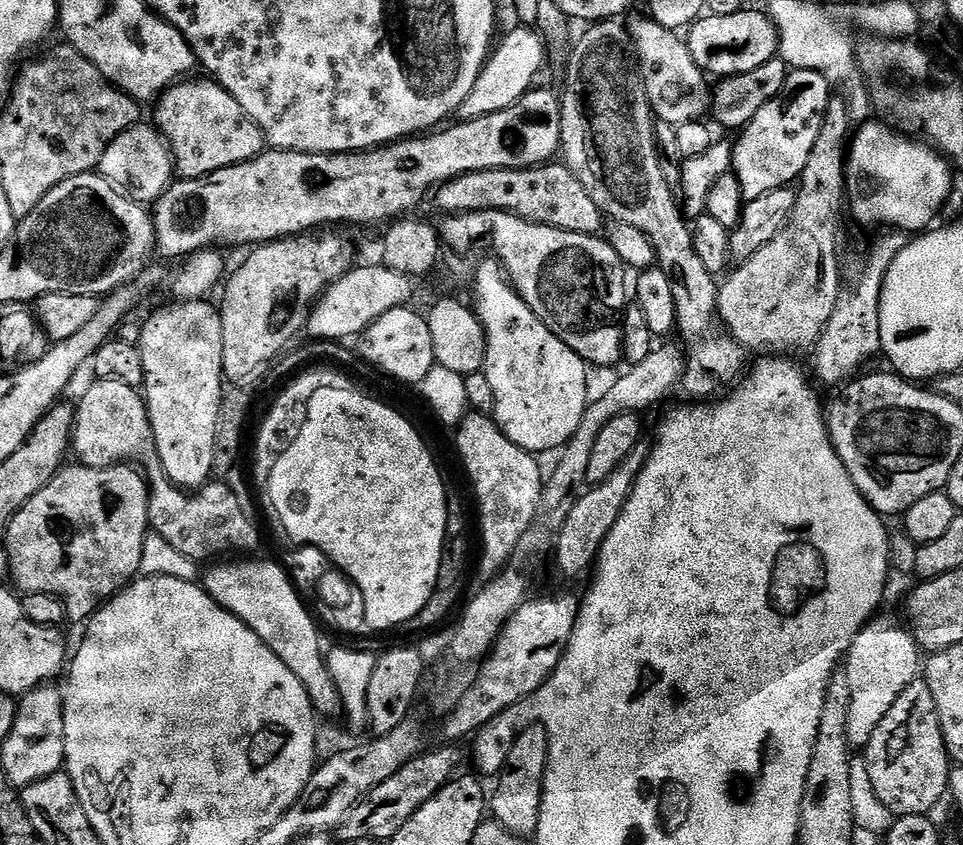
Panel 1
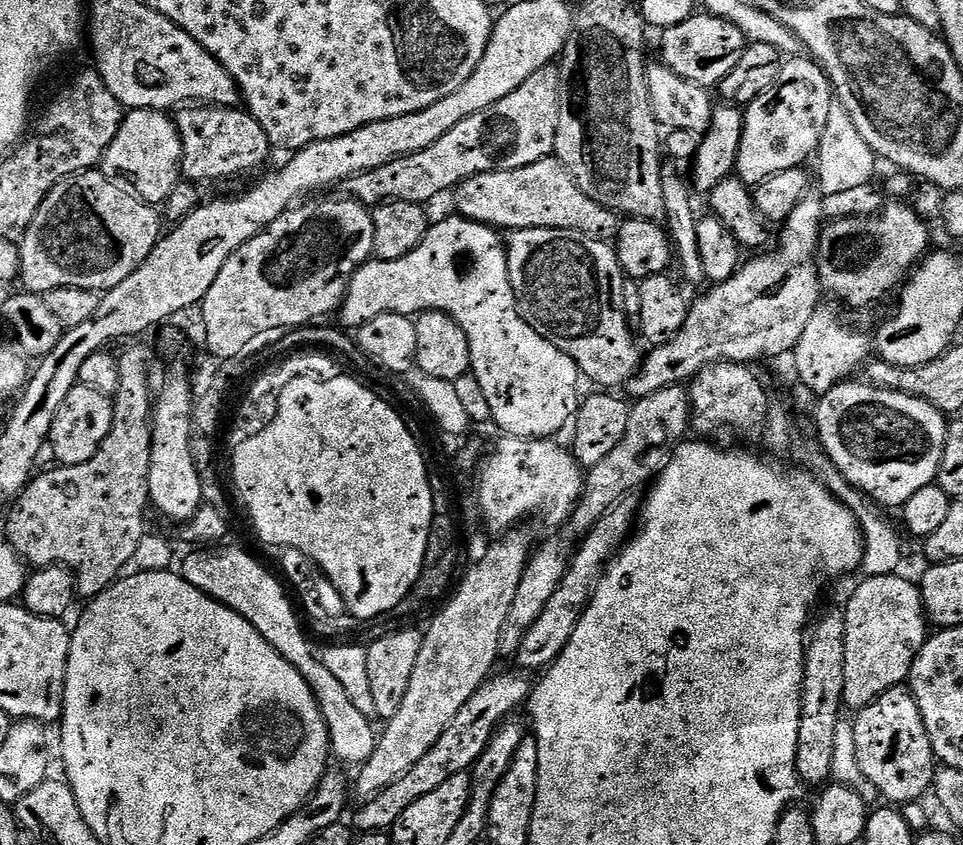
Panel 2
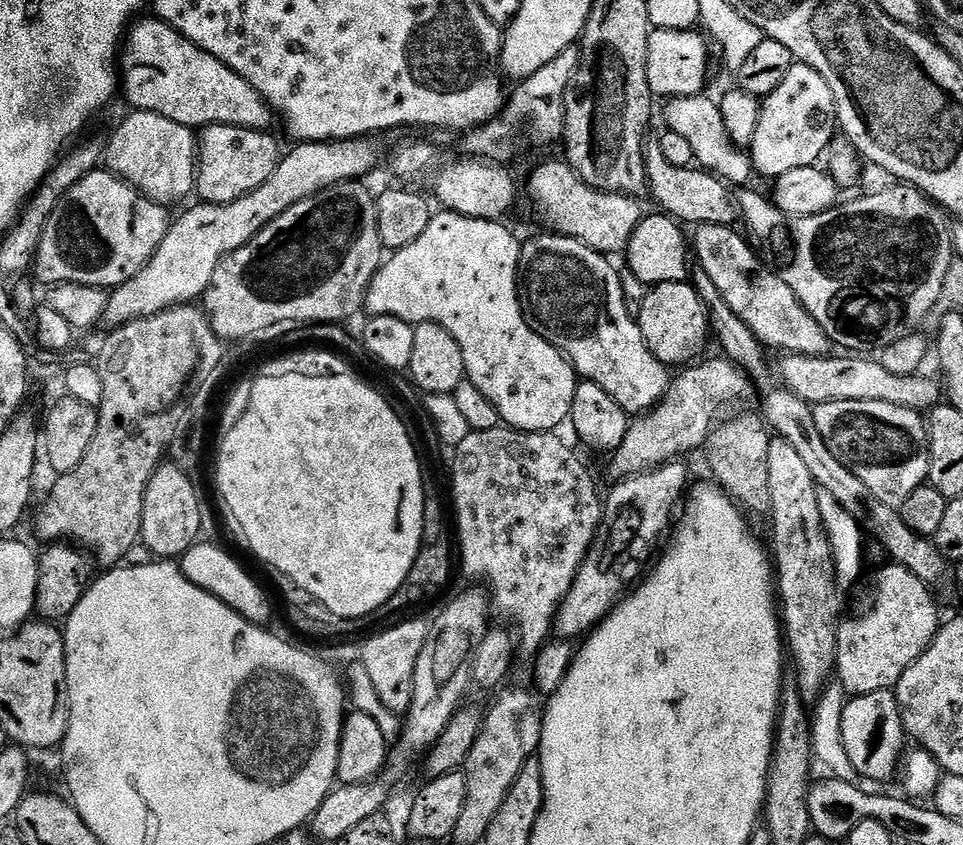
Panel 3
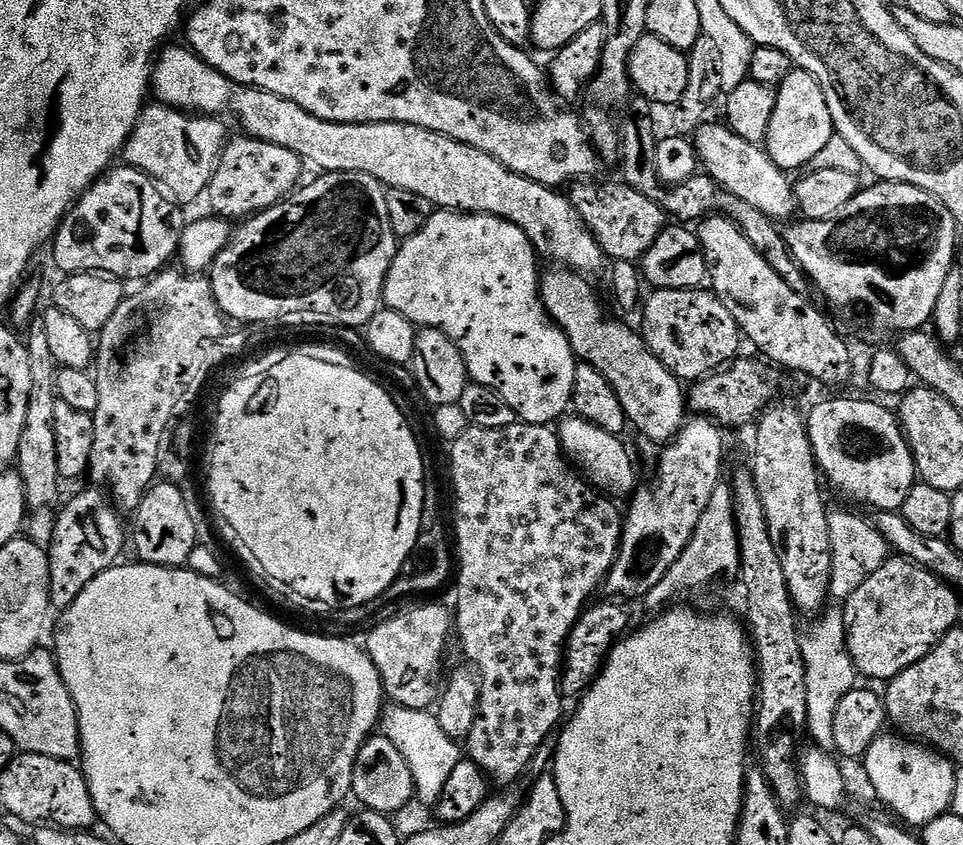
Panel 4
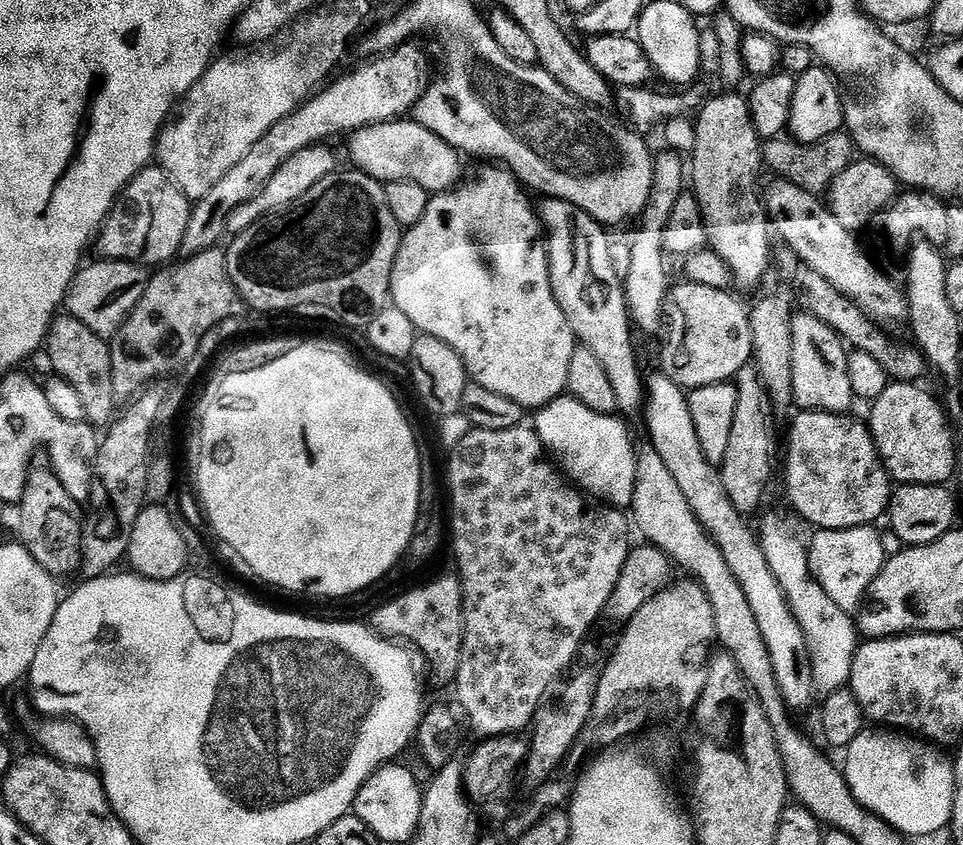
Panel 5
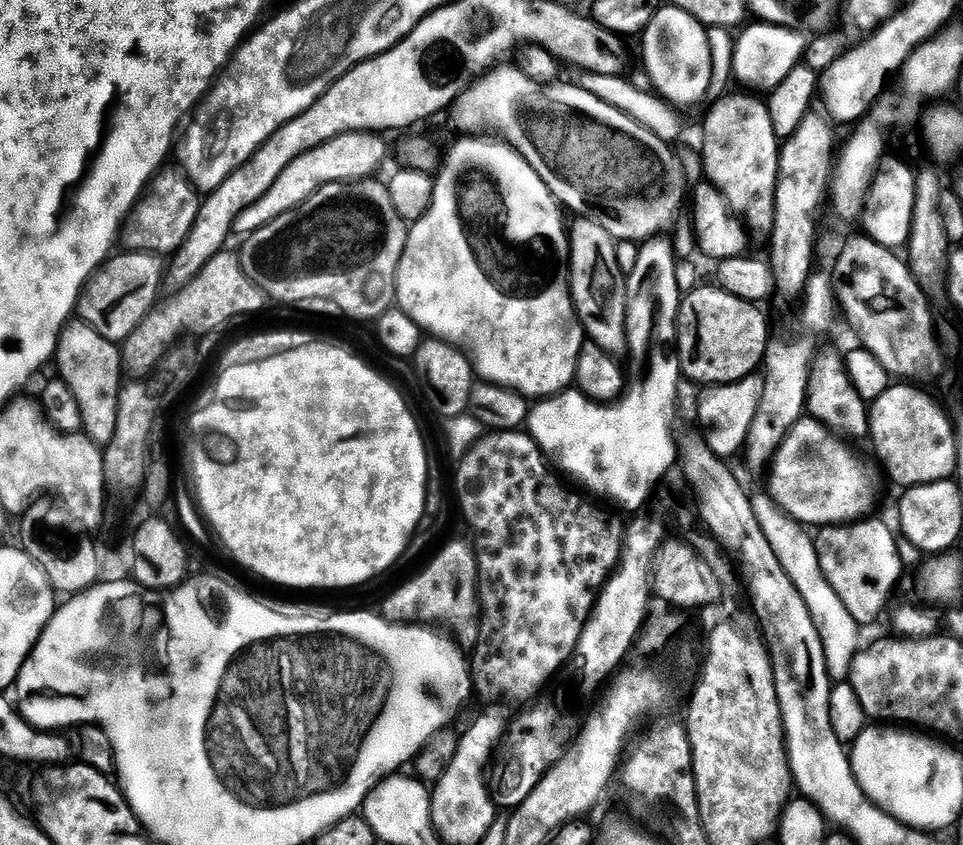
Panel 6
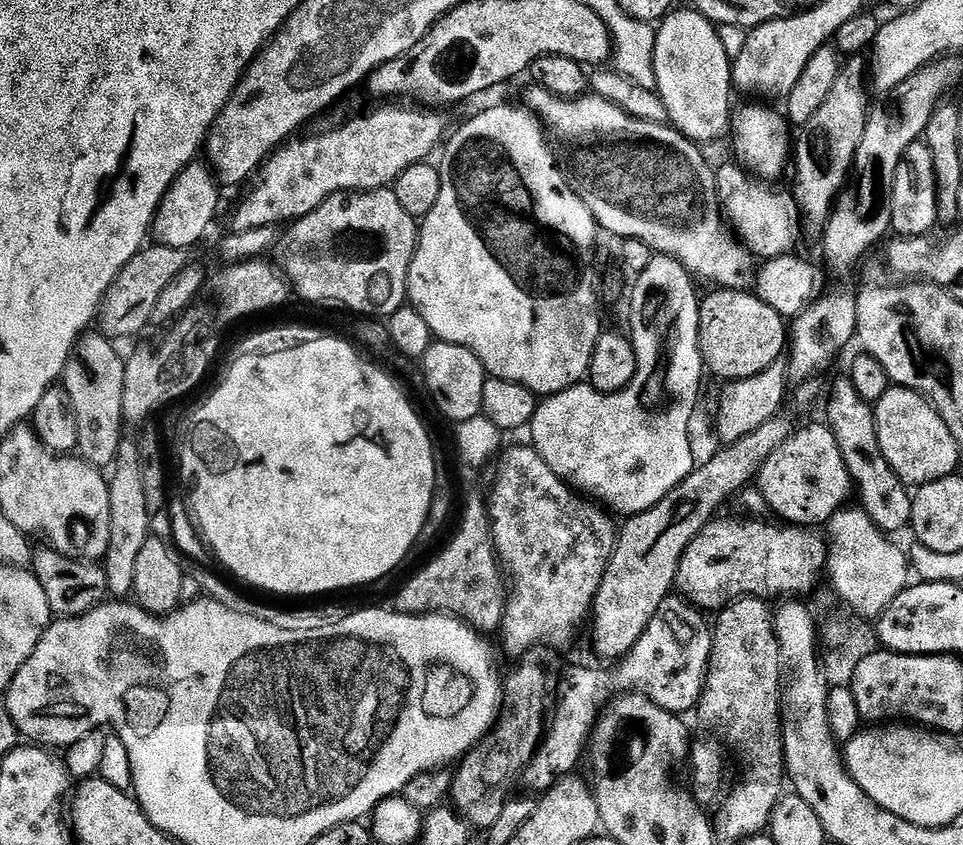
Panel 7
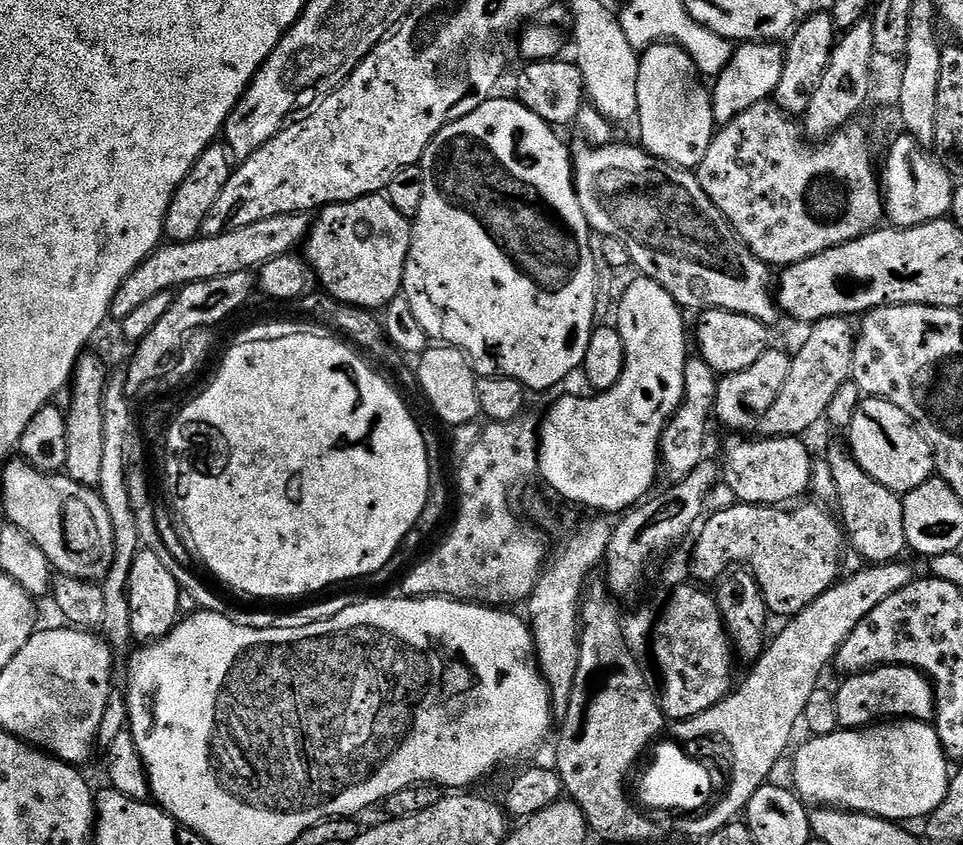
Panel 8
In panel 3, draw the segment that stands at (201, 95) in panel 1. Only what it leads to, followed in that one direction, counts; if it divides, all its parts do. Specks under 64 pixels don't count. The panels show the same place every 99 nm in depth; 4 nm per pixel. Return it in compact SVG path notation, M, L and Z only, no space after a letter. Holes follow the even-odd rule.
M210 124L198 132L195 195L206 204L232 204L258 190L282 159L282 151L267 131L239 128L229 124Z

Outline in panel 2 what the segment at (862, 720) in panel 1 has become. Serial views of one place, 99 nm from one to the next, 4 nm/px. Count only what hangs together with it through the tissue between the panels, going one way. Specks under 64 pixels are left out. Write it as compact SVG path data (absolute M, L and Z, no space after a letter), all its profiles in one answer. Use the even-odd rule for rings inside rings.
M902 575L862 579L856 593L848 600L848 608L843 609L846 642L844 702L849 709L869 708L883 692L901 687L930 635L930 621L924 611L920 589Z

